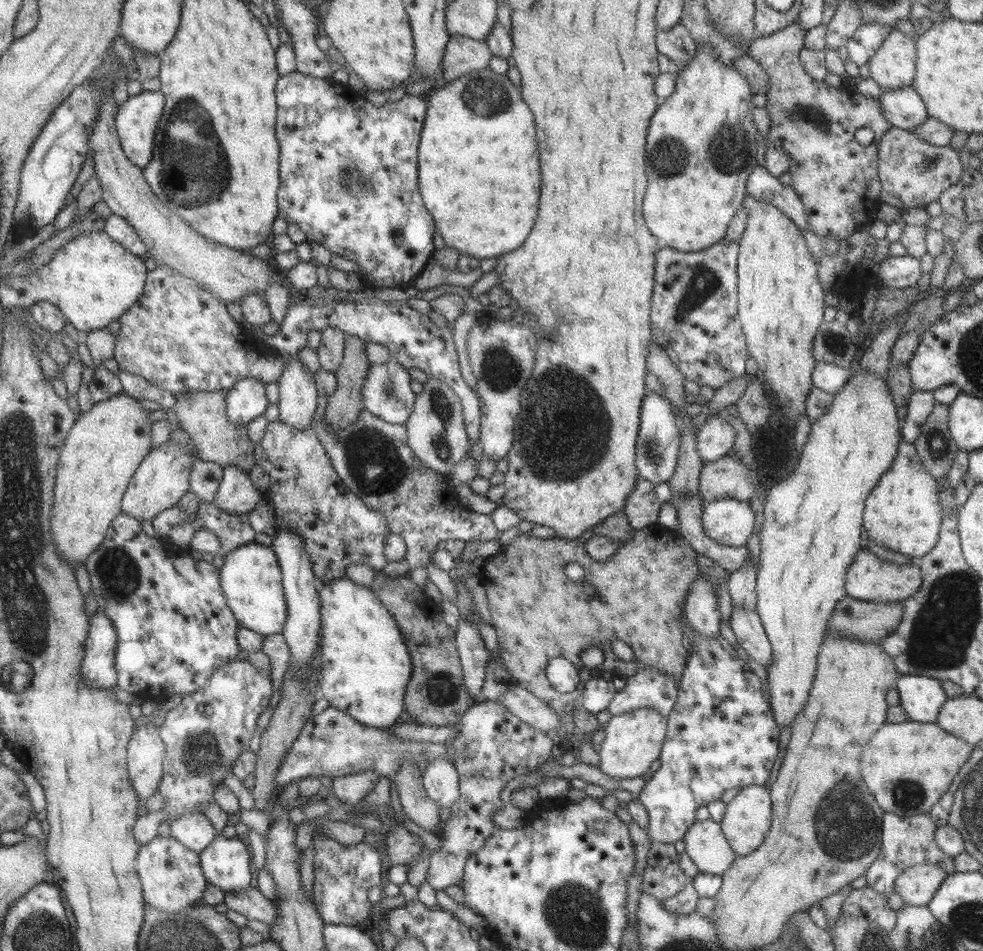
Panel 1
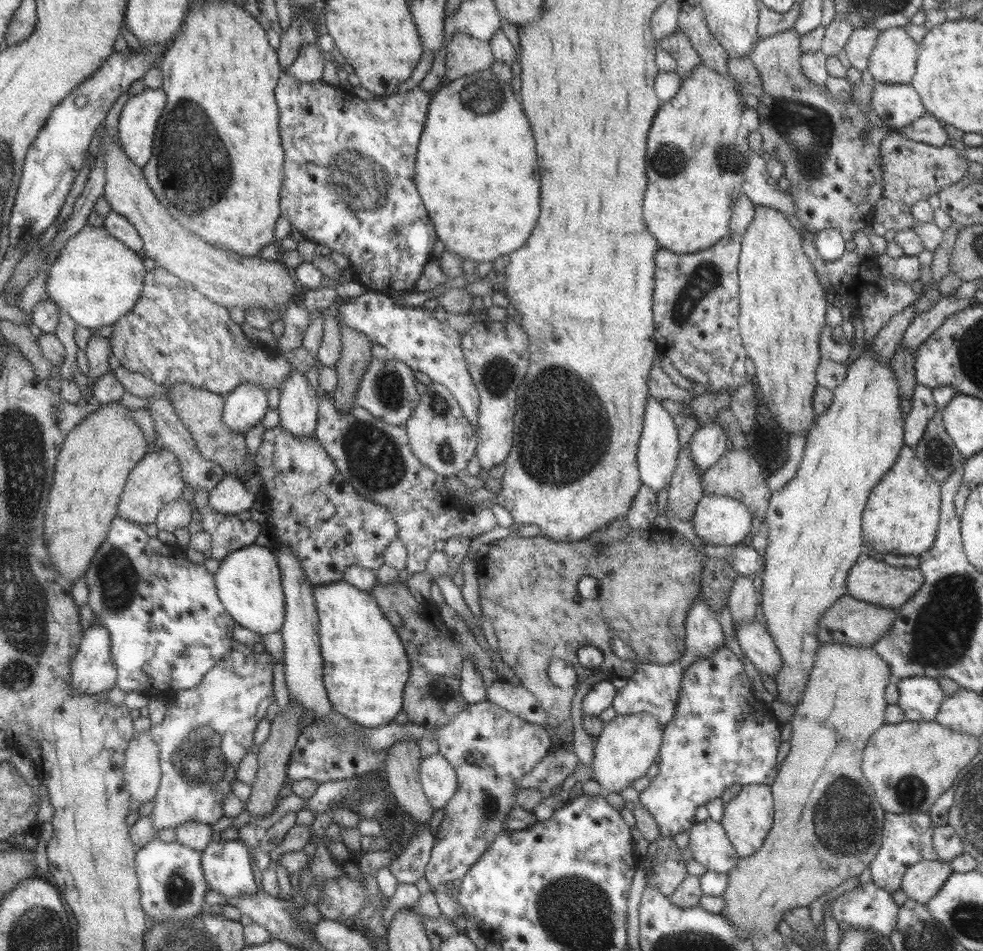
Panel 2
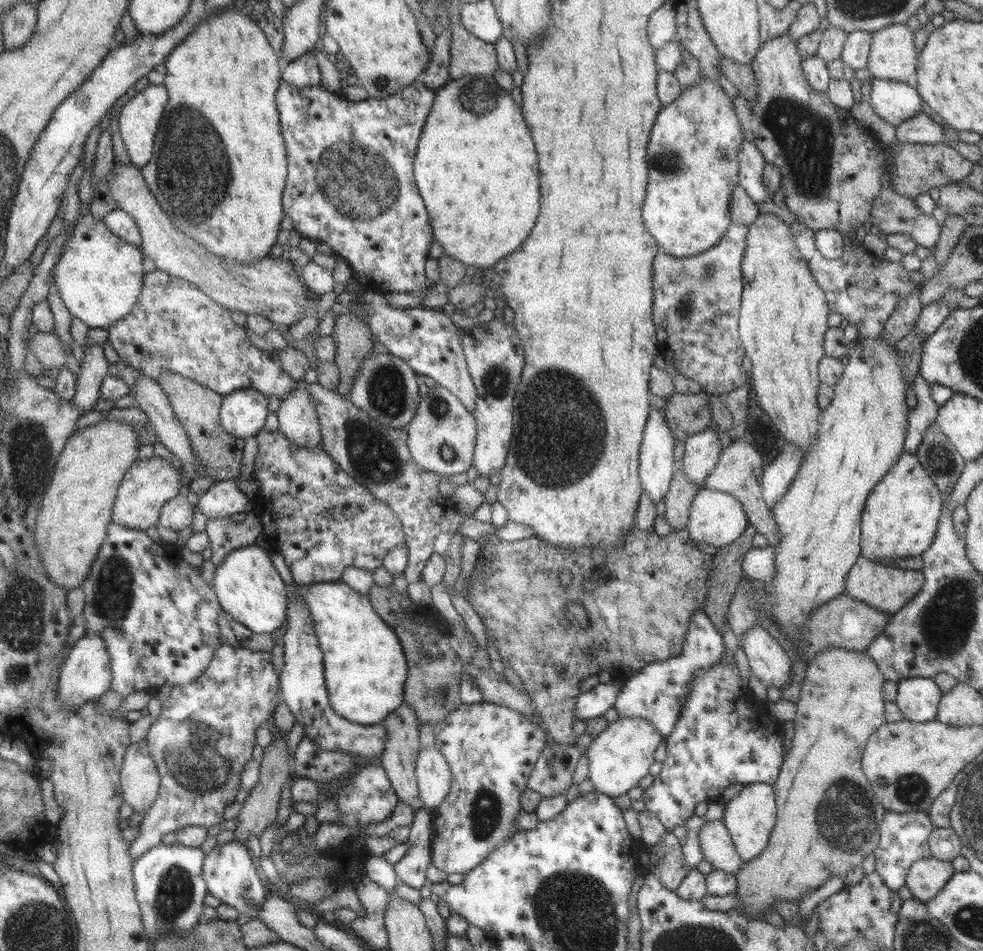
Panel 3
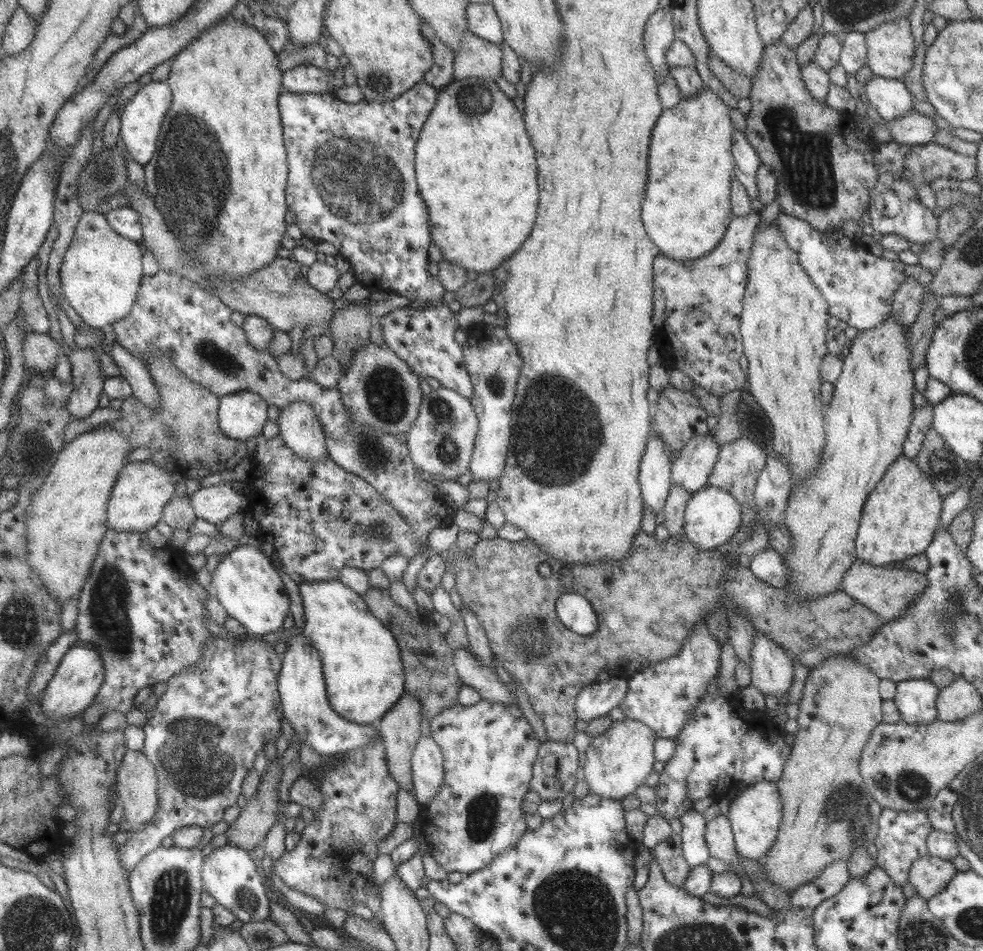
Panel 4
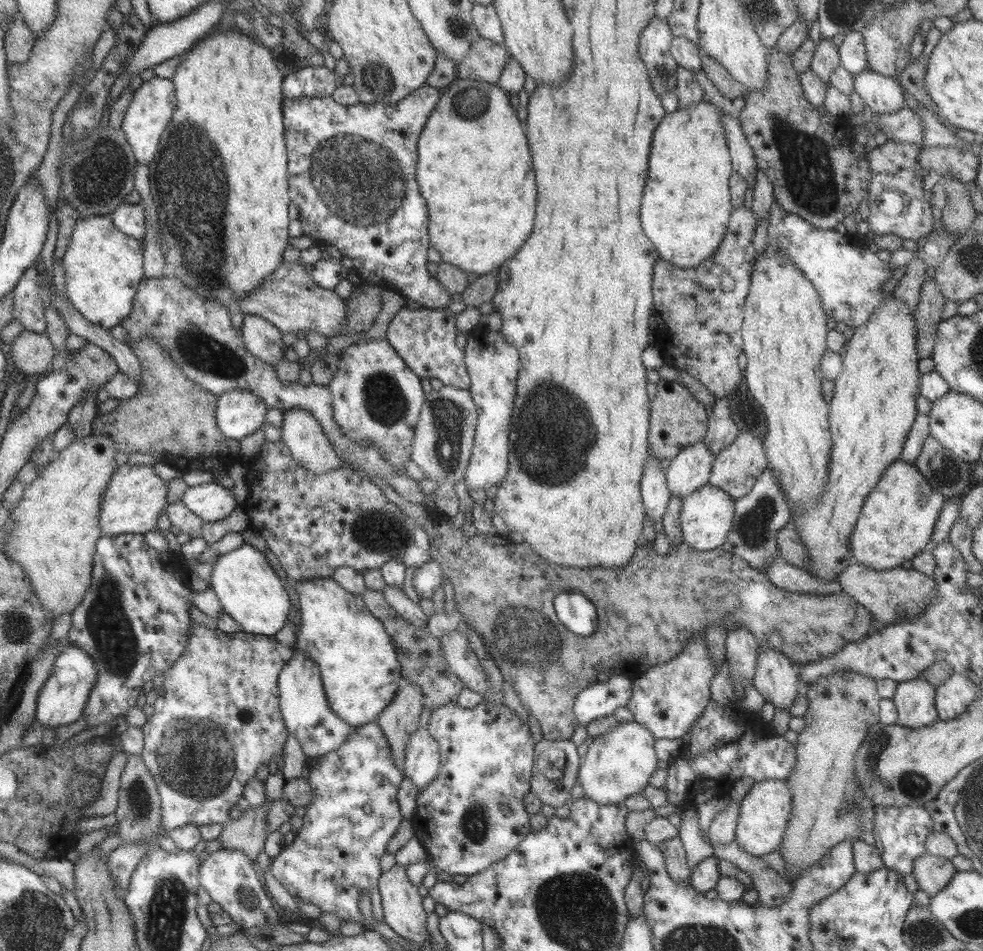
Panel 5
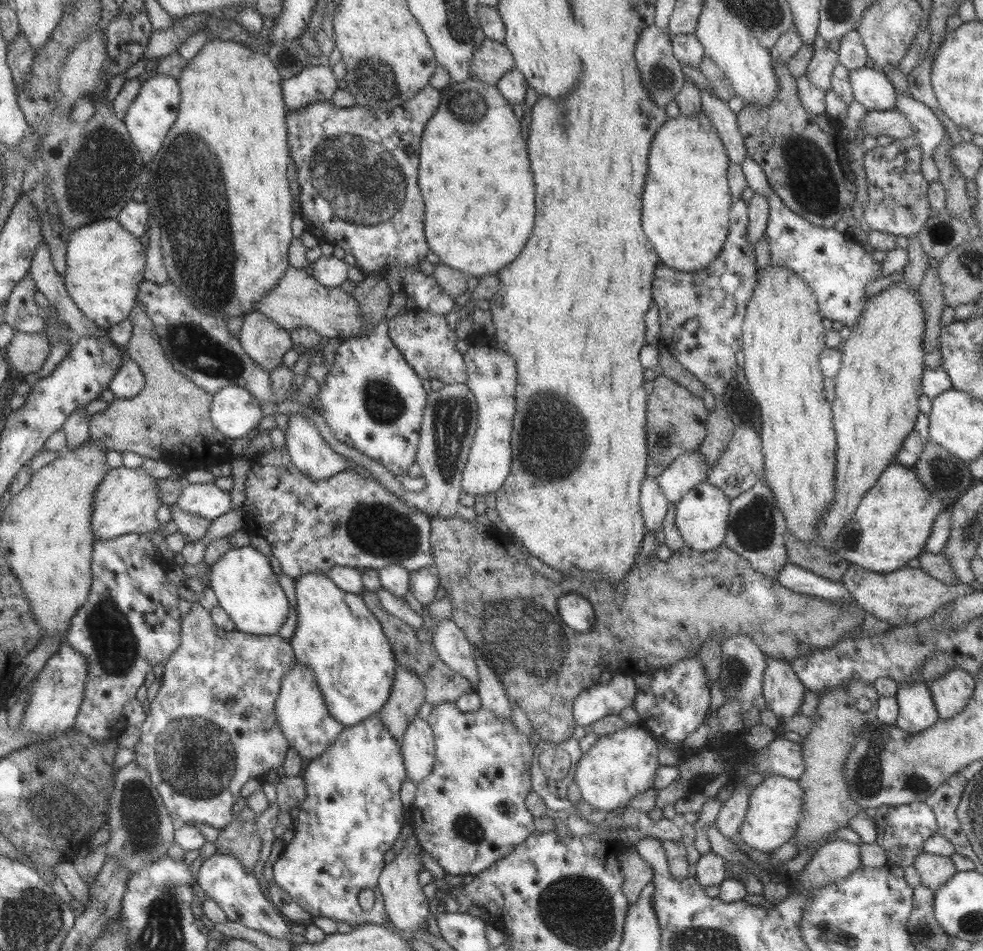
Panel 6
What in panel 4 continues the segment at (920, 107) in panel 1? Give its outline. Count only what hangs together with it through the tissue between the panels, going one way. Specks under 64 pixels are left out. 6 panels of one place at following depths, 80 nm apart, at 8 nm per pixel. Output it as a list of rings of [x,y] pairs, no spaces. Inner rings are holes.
[[[873,74],[863,86],[867,104],[875,109],[881,120],[895,120],[913,109],[915,100],[901,80]]]

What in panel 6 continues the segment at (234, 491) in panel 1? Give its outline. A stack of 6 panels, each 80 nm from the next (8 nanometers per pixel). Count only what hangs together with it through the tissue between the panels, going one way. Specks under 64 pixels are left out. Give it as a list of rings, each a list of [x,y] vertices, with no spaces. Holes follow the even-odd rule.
[[[189,483],[173,505],[211,521],[232,510],[229,492],[220,490],[214,483]]]

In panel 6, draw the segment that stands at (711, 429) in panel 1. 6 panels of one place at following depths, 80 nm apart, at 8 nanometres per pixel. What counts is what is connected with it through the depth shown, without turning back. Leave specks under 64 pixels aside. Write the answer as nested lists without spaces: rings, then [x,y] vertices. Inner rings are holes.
[[[697,449],[680,454],[657,476],[660,491],[669,503],[679,502],[693,486],[706,480],[708,469]]]

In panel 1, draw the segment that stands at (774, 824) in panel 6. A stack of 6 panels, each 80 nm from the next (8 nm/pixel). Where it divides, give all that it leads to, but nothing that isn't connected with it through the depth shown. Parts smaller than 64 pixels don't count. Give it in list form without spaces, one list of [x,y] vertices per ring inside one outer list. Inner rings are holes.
[[[750,785],[741,787],[739,793],[725,806],[724,816],[718,824],[723,837],[736,857],[743,857],[754,852],[761,845],[771,822],[772,809],[769,790],[764,786]]]

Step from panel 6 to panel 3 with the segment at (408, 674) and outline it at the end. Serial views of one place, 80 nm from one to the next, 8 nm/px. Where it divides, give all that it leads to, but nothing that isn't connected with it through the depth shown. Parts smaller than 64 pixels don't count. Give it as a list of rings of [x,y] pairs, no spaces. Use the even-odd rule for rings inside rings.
[[[402,702],[389,716],[381,722],[386,730],[386,741],[384,750],[381,751],[378,759],[383,767],[385,775],[391,784],[391,788],[395,791],[397,801],[401,801],[411,807],[413,814],[419,809],[423,809],[423,804],[419,800],[419,792],[417,790],[417,782],[415,780],[416,758],[419,752],[418,728],[419,723],[416,721],[415,713]]]

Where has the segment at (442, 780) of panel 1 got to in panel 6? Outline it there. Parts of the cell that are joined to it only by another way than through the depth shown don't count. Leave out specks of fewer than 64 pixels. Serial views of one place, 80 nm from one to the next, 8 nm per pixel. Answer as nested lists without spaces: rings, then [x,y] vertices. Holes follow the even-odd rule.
[[[415,717],[403,733],[400,746],[405,776],[415,785],[429,775],[434,763],[435,745],[426,720]]]

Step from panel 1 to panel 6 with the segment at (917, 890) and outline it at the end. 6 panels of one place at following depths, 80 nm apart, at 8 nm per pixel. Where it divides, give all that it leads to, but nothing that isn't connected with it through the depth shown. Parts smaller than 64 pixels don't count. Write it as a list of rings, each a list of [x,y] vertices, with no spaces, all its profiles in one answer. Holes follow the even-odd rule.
[[[919,854],[912,862],[919,874],[920,884],[935,892],[956,873],[956,868],[949,857],[935,854]]]

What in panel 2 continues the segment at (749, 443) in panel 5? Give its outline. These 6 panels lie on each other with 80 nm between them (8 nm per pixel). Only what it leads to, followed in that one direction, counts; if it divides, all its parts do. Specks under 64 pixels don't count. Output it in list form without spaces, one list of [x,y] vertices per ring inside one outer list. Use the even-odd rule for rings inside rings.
[[[751,449],[735,450],[723,453],[713,466],[700,473],[700,485],[703,494],[715,494],[734,498],[742,502],[753,515],[757,515],[764,526],[764,514],[768,505],[770,490],[766,485],[766,477],[762,476],[760,466],[752,457]]]

